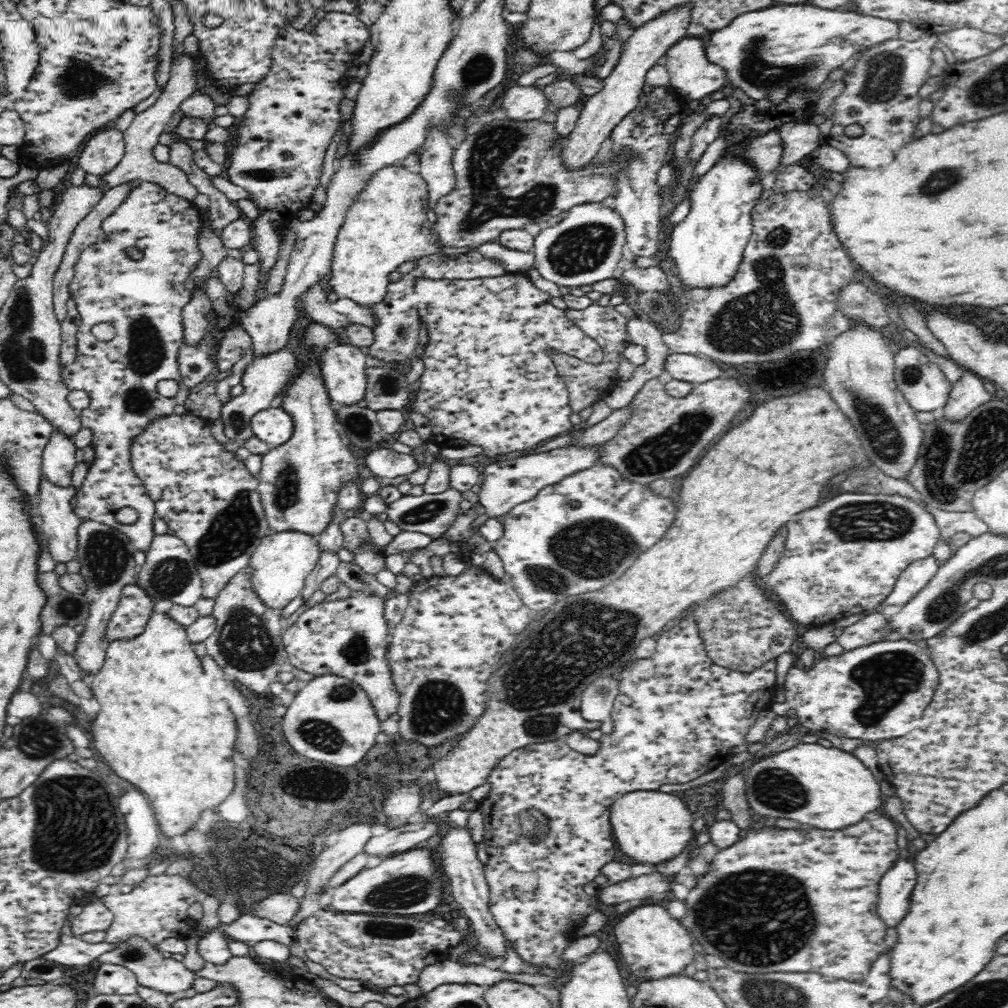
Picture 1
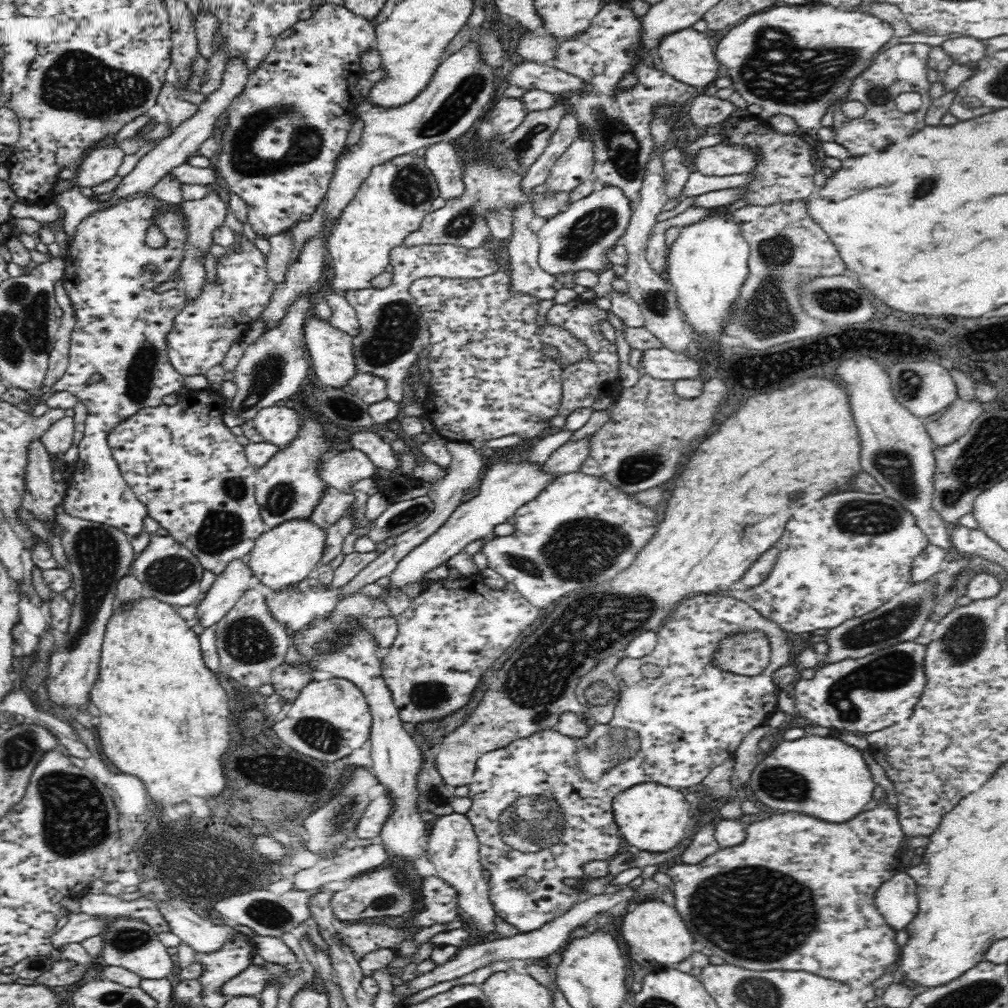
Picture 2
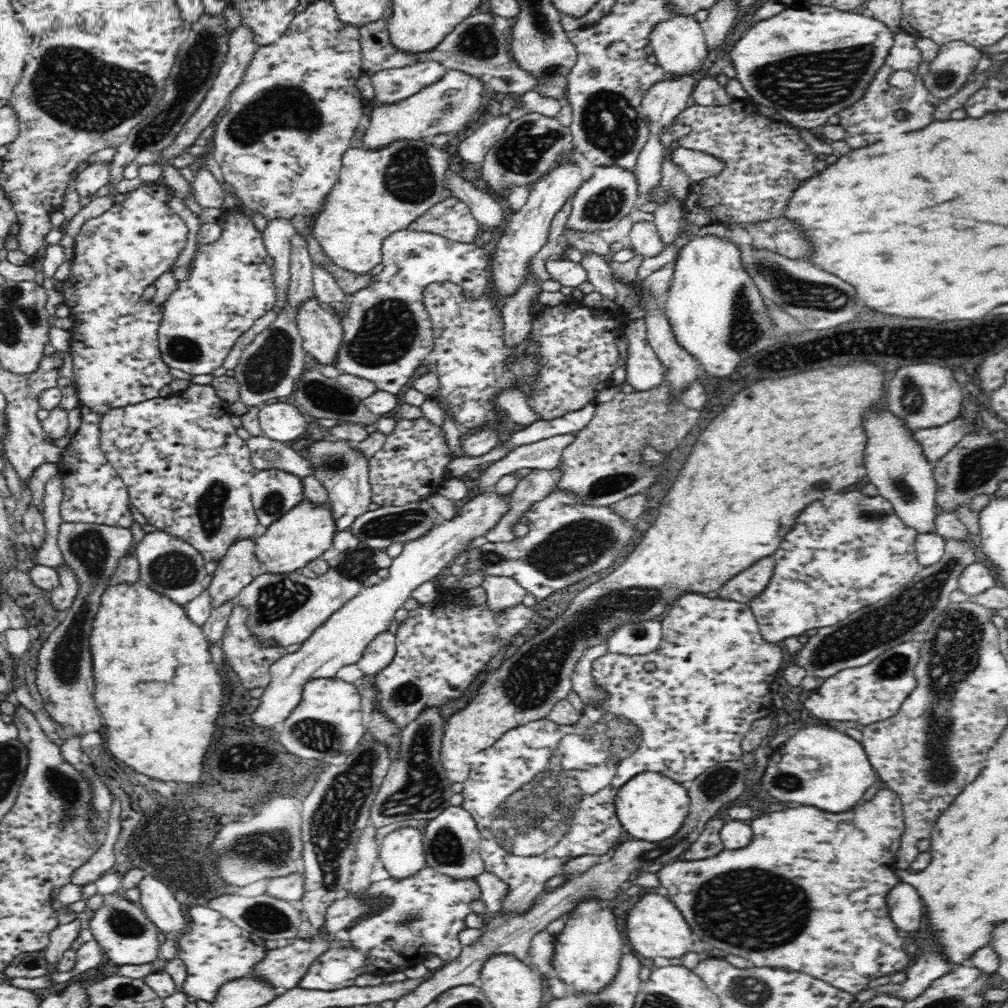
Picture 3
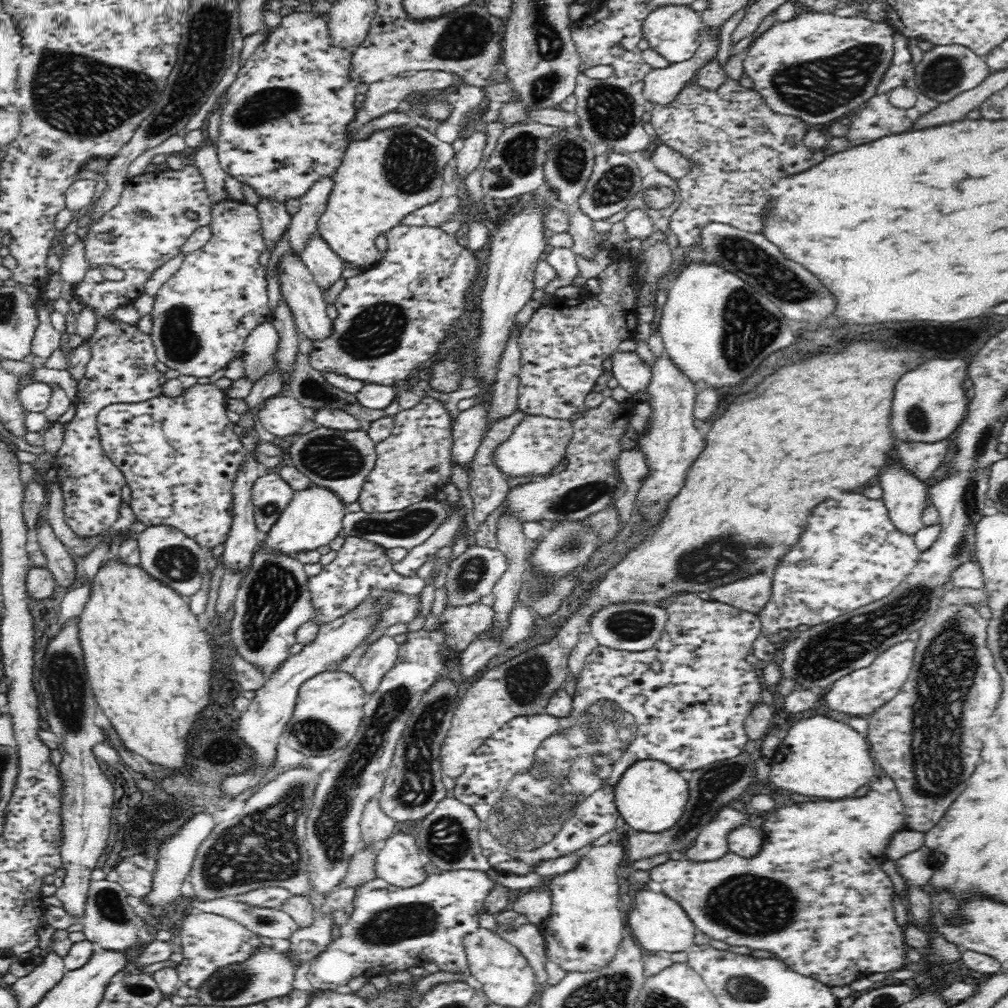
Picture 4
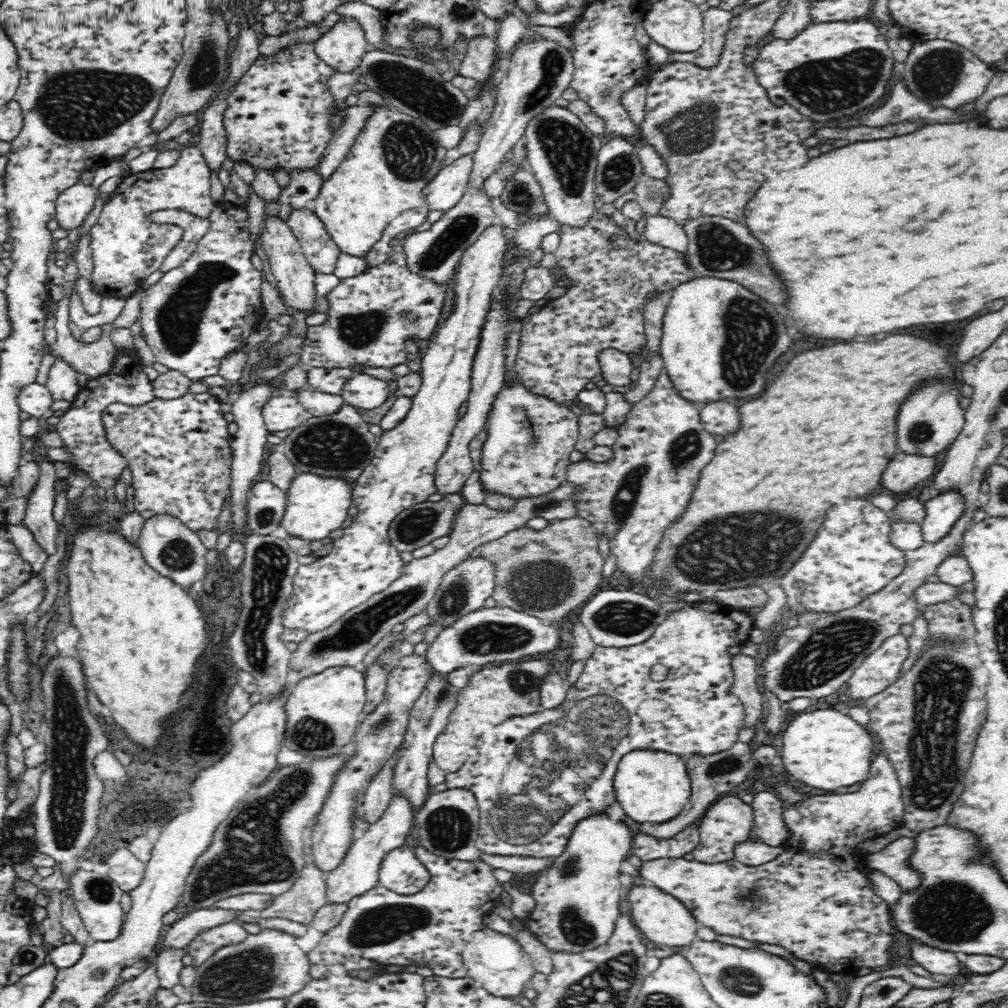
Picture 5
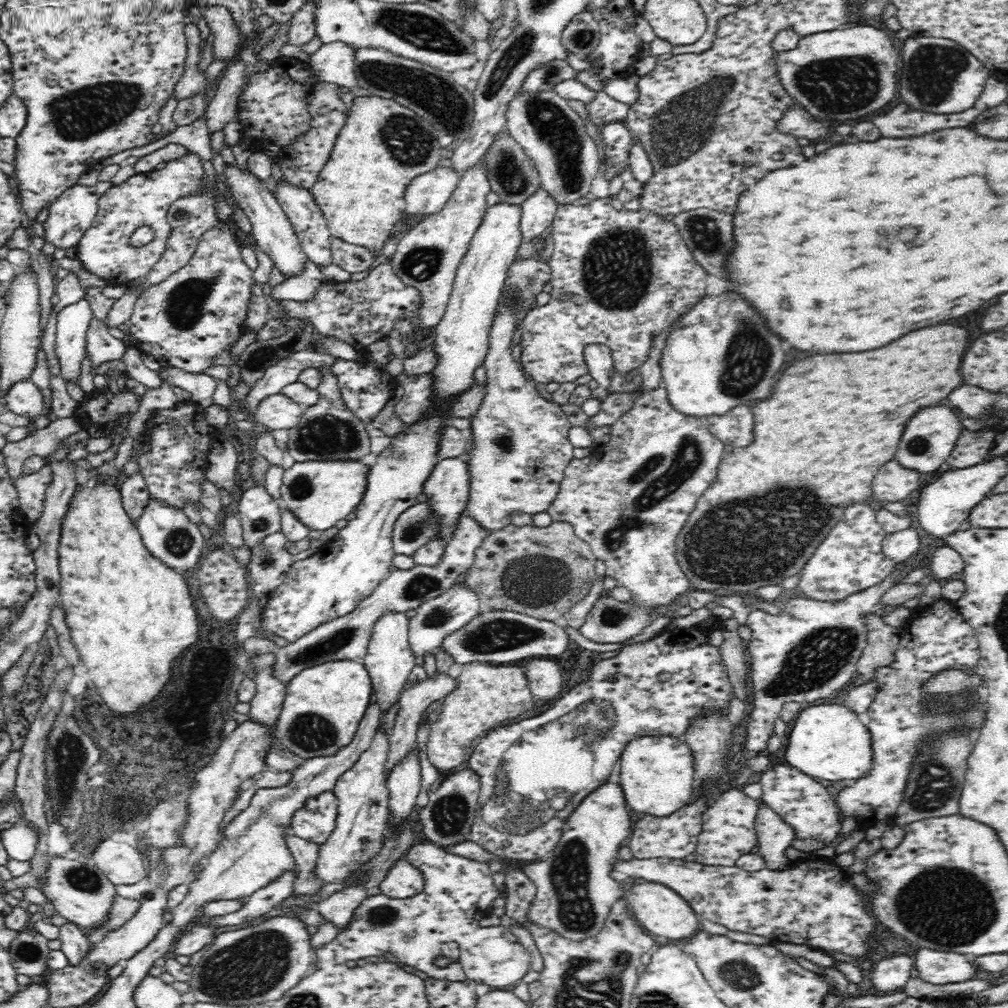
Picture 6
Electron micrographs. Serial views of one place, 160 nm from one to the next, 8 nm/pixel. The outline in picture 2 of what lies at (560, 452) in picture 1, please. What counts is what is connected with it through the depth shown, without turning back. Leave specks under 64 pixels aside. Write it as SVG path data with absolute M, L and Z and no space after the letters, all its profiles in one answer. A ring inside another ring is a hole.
M527 463L493 464L484 474L479 486L479 494L464 501L448 517L448 520L438 527L434 534L430 534L422 544L418 544L416 548L410 550L398 562L398 566L388 574L389 583L384 586L386 596L383 598L373 596L372 599L380 599L387 604L386 598L392 593L403 592L409 584L422 582L424 576L432 569L446 564L447 560L453 556L465 552L468 543L490 535L496 525L508 522L522 505L534 500L553 479L550 473L540 471L540 465Z

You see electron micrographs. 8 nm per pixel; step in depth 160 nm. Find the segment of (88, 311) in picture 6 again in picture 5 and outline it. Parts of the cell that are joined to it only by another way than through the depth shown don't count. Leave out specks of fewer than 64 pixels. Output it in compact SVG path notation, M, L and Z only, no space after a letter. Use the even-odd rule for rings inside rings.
M54 354L54 361L49 370L48 380L45 384L52 393L53 400L73 401L82 387L82 377L71 362Z

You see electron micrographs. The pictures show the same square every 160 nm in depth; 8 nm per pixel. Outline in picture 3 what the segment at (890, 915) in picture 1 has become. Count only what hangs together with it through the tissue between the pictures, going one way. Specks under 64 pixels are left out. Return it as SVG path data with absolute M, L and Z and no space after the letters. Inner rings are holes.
M900 883L888 894L888 906L897 928L916 932L922 924L922 898L911 884Z

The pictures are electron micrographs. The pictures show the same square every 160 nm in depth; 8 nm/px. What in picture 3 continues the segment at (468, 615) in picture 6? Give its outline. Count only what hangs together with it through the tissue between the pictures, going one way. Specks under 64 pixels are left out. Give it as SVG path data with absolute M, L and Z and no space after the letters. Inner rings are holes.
M552 491L541 501L535 502L525 512L524 521L529 526L529 531L524 538L519 537L512 542L493 543L488 541L481 546L476 546L467 554L464 571L462 574L472 574L477 571L483 576L509 576L518 581L518 584L534 594L539 601L544 600L556 590L562 590L570 584L580 582L588 578L592 572L604 570L612 566L614 558L620 554L620 550L632 540L634 536L634 522L622 519L616 511L610 507L589 507L584 503L578 503L574 495L566 491Z

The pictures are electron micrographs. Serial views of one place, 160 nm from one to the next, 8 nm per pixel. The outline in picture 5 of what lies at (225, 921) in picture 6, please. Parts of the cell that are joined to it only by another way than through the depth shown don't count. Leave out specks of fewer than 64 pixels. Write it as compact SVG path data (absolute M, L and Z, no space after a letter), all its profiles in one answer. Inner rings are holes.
M218 908L185 912L180 915L175 923L169 926L169 930L165 935L165 940L162 940L162 948L164 948L164 944L167 947L184 948L184 946L188 946L192 940L194 940L196 935L199 935L205 930L220 926L221 924L226 924L227 922L238 922L237 916L239 913L238 911L222 910Z

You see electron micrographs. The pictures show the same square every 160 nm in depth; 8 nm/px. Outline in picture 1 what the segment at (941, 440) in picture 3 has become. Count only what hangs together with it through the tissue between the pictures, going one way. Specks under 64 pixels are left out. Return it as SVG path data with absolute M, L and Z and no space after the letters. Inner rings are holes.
M970 370L952 384L947 403L939 411L942 418L950 423L964 422L974 409L990 402L990 394L984 389L982 380Z

